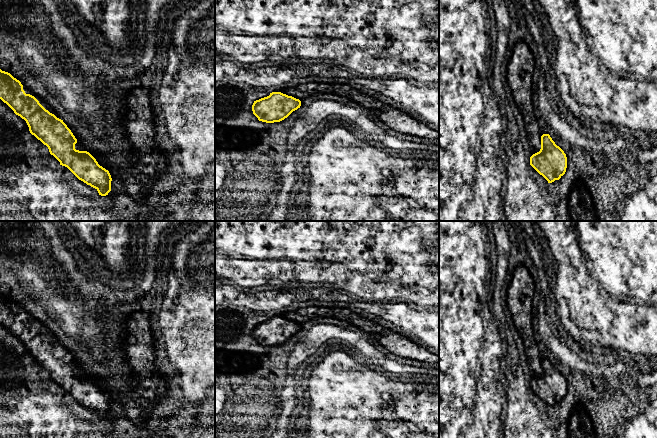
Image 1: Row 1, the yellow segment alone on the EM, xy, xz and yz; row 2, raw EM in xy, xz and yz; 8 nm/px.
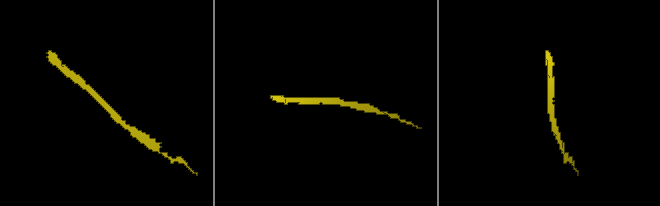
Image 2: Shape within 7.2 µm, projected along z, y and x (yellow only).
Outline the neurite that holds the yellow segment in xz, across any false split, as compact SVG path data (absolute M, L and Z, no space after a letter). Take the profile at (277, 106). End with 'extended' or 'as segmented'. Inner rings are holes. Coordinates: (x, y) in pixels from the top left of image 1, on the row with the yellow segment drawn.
M272 92L269 96L254 101L253 114L259 121L280 122L301 106L301 101L281 92Z | as segmented

